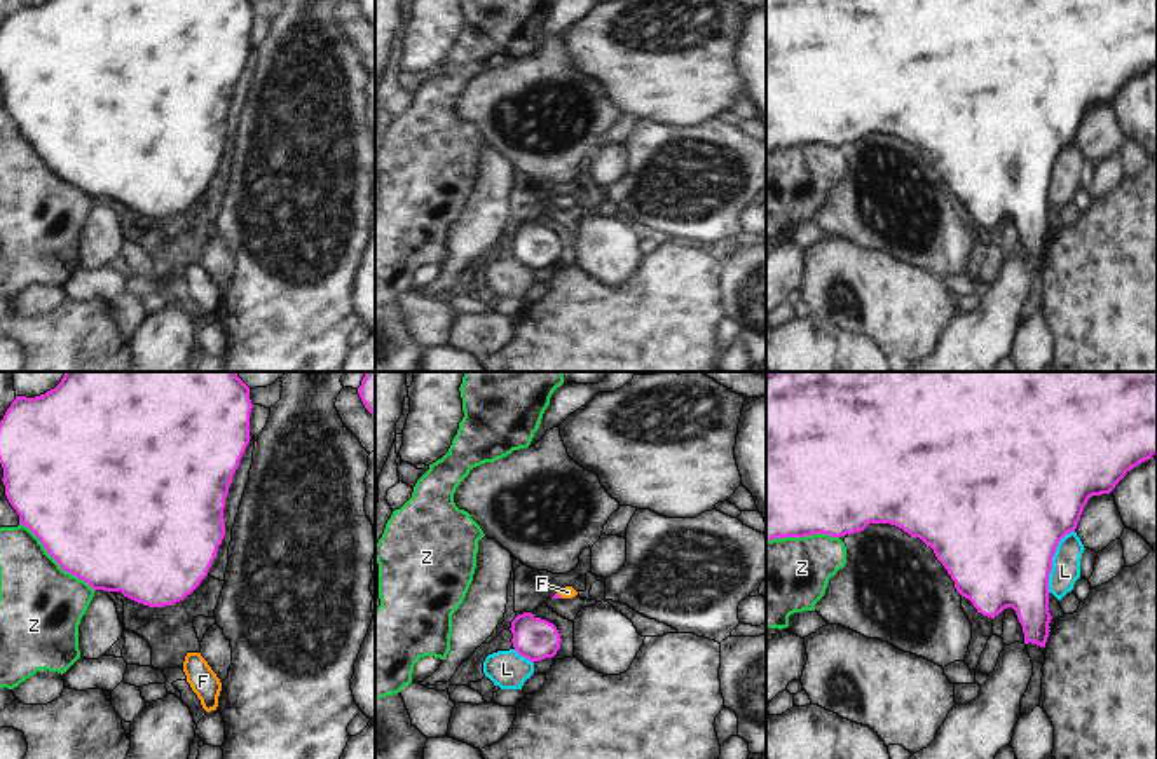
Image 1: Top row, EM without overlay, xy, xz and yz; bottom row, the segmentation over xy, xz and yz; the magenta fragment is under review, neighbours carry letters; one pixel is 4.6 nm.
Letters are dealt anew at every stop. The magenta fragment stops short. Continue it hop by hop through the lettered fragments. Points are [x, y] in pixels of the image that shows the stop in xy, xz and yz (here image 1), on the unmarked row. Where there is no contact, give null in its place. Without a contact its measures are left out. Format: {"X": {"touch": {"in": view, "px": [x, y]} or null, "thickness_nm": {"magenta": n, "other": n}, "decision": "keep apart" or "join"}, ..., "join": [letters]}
{"F": {"touch": {"in": "xz", "px": [559, 205]}, "thickness_nm": {"magenta": 20, "other": 60}, "decision": "join"}, "L": {"touch": {"in": "yz", "px": [1051, 170]}, "thickness_nm": {"magenta": 500, "other": 130}, "decision": "keep apart"}, "Z": {"touch": {"in": "xy", "px": [54, 168]}, "thickness_nm": {"magenta": 500, "other": 380}, "decision": "keep apart"}, "join": ["F"]}

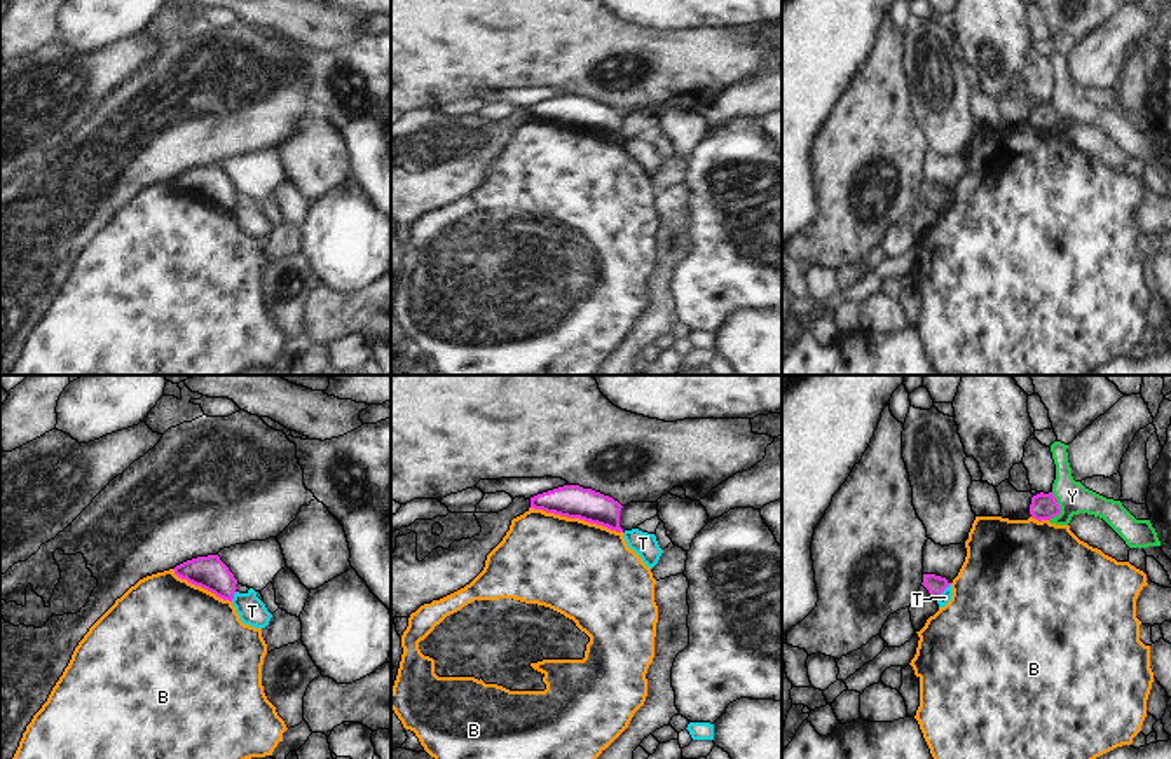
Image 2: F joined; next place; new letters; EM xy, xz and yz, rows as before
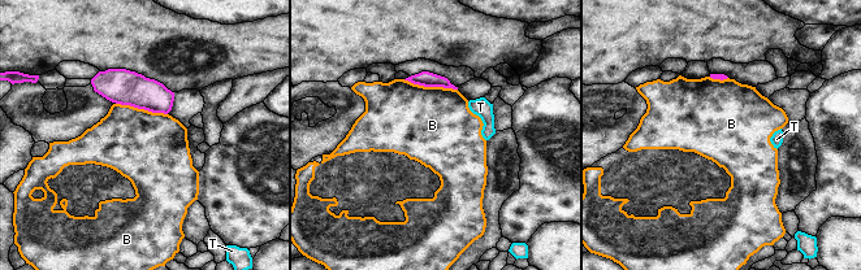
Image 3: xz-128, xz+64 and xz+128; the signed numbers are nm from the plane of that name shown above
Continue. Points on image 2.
{"B": {"touch": {"in": "xz", "px": [576, 126]}, "thickness_nm": {"magenta": 160, "other": 440}, "decision": "keep apart"}, "T": {"touch": {"in": "yz", "px": [943, 199]}, "thickness_nm": {"magenta": 90, "other": 50}, "decision": "keep apart"}, "Y": {"touch": {"in": "yz", "px": [1060, 117]}, "thickness_nm": {"magenta": 130, "other": 150}, "decision": "keep apart"}, "join": []}

